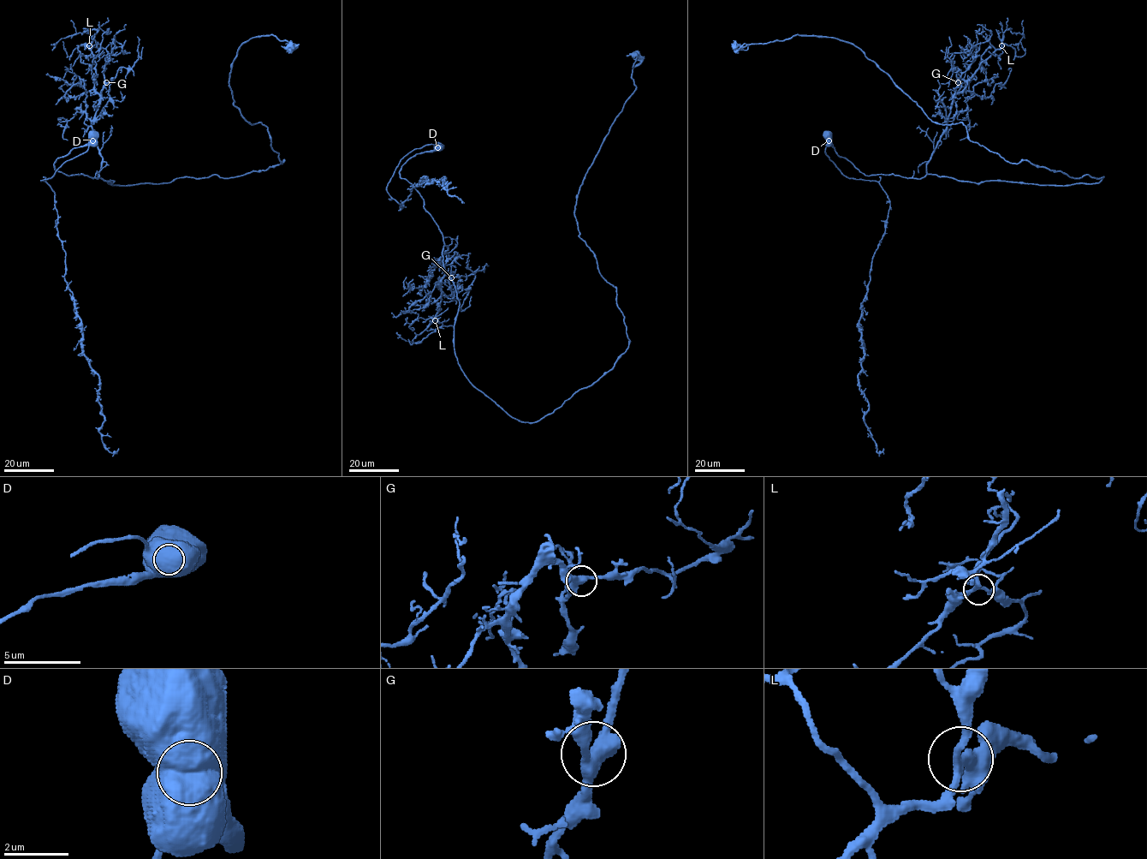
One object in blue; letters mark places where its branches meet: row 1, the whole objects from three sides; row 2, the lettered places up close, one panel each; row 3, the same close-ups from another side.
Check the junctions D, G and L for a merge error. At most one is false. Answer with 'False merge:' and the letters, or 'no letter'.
False merge: D

